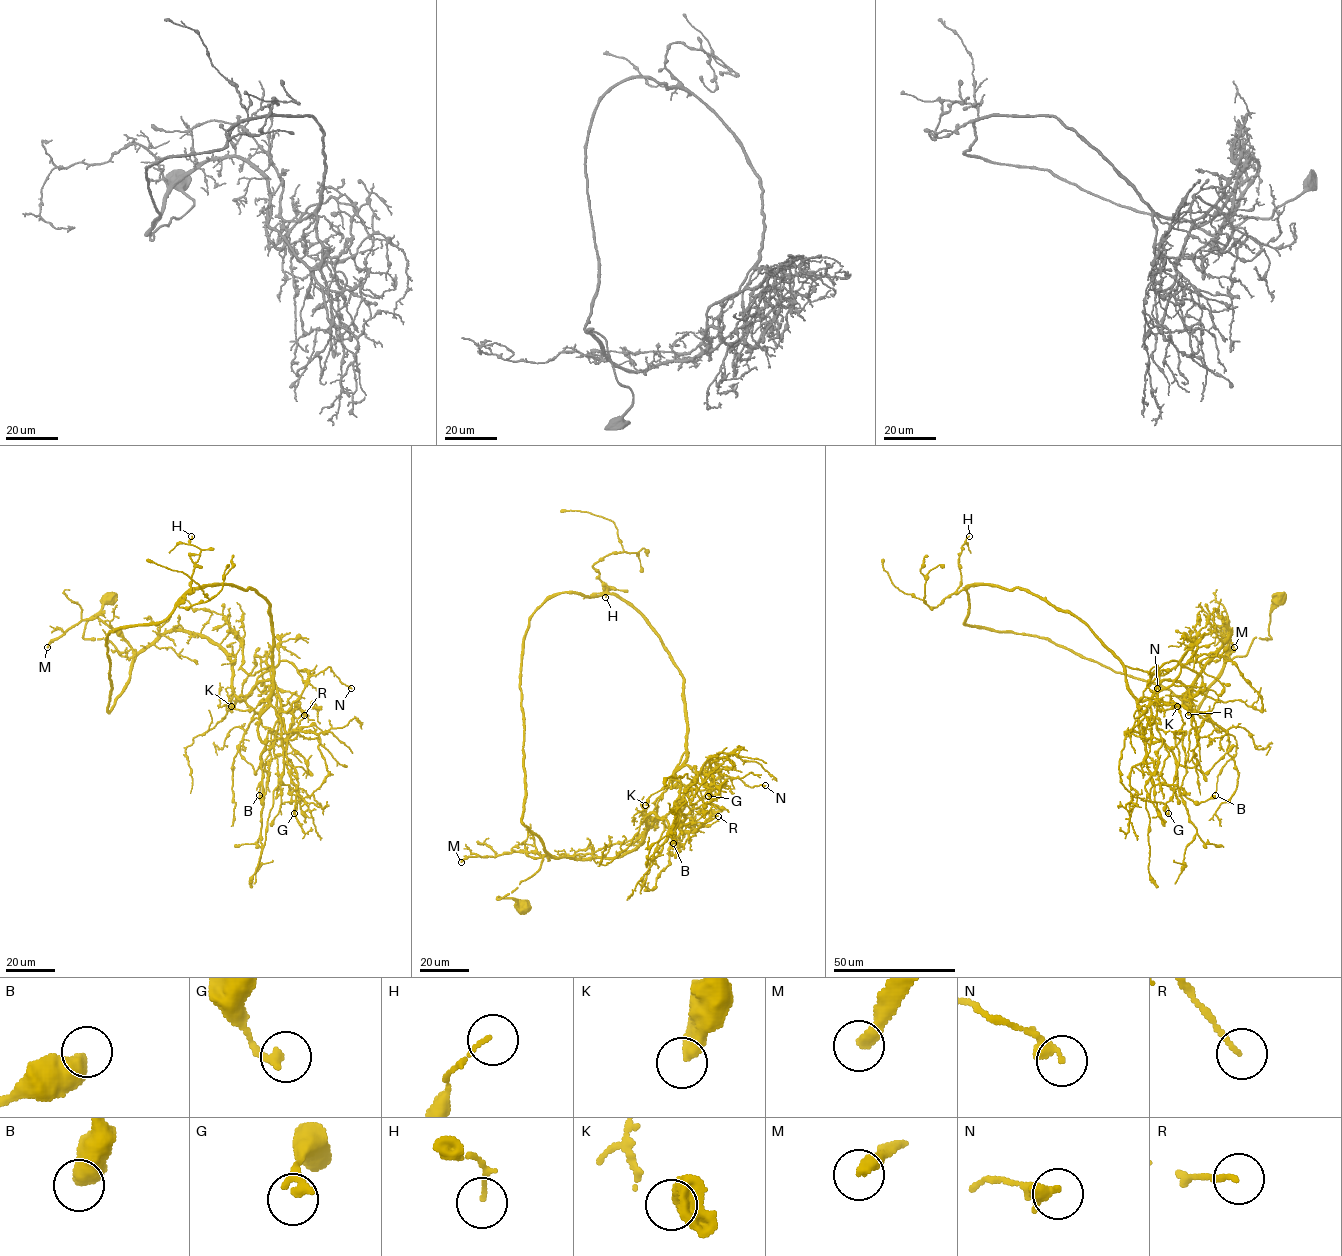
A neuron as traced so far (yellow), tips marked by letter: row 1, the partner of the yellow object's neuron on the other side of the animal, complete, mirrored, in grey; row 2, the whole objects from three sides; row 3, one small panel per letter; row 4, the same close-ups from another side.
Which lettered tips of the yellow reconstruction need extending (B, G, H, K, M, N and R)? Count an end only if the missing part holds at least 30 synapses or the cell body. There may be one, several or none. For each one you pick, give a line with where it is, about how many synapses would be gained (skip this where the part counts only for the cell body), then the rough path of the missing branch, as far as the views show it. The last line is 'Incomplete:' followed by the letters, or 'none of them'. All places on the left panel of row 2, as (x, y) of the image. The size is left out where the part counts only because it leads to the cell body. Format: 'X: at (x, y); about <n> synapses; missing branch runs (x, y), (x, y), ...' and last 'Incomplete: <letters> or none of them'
M: at (47, 647); about 120 synapses
Incomplete: M

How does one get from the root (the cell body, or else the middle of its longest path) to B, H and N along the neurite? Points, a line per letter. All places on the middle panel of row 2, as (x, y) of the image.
B: (522, 905), (497, 897), (545, 855), (618, 857), (642, 841), (651, 813), (672, 837), (680, 808), (673, 843)
H: (522, 905), (497, 897), (546, 854), (521, 820), (524, 635), (558, 594), (613, 587), (605, 597)
N: (522, 905), (497, 897), (545, 855), (618, 857), (642, 841), (651, 813), (673, 830), (717, 778), (765, 785)

